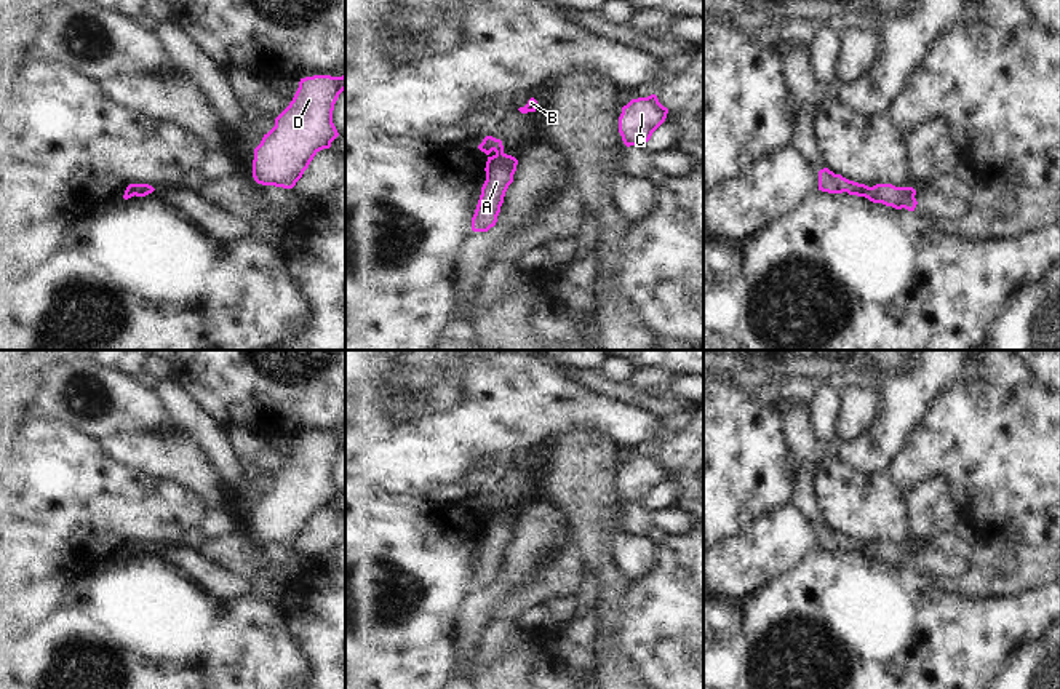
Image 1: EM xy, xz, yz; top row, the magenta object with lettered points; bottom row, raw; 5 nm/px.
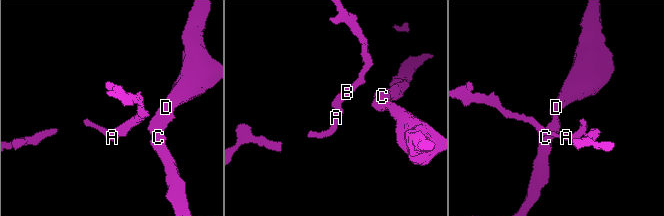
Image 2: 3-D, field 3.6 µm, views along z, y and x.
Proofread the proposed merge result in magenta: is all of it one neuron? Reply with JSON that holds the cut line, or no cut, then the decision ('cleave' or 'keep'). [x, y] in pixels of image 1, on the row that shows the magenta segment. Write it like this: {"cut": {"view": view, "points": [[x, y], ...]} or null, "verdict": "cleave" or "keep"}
{"cut": {"view": "yz", "points": [[868, 187], [862, 195]]}, "verdict": "cleave"}

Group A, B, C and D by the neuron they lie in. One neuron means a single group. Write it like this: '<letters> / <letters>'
A C D / B

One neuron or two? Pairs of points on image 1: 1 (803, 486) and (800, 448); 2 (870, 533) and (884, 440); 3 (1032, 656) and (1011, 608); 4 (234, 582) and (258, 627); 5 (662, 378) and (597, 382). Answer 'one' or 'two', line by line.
1: one
2: two
3: two
4: two
5: two

